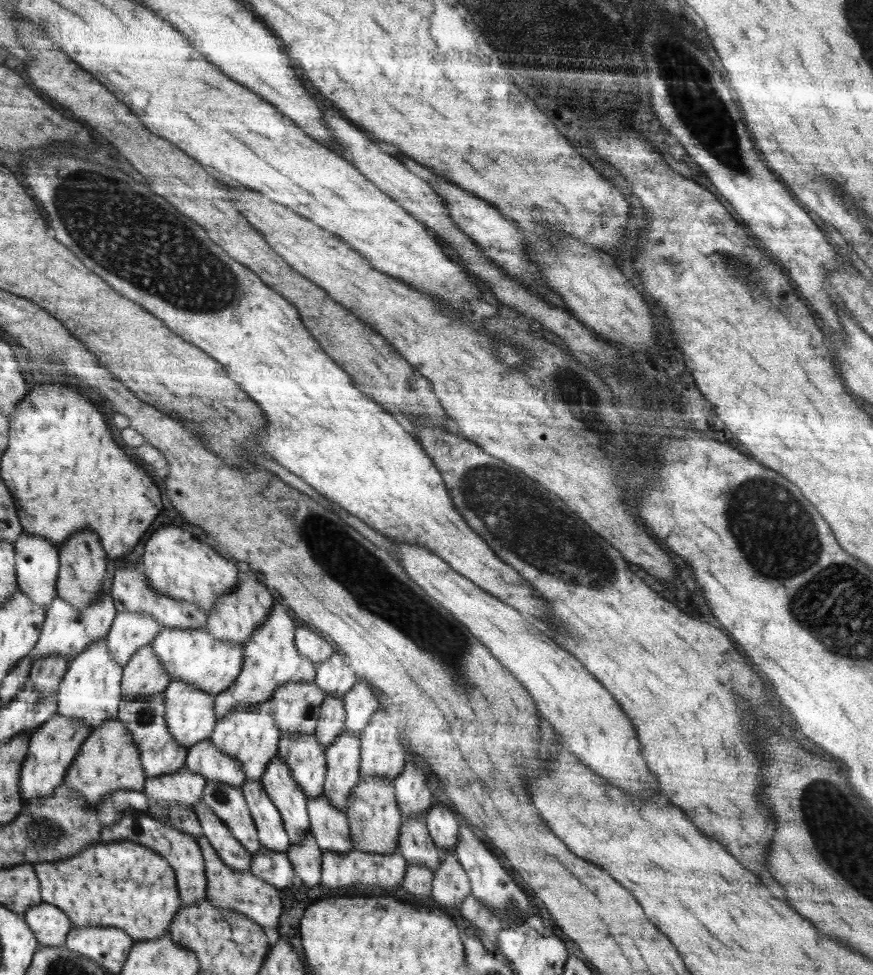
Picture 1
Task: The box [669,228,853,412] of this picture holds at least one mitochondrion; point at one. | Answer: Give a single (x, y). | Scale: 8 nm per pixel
(755, 280)

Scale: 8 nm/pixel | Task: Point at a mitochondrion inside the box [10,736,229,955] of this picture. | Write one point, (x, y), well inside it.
(46, 832)

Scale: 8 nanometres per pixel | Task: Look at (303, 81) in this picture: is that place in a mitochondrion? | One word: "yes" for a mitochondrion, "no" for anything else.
no

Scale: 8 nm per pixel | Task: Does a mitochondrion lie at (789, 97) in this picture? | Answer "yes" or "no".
no

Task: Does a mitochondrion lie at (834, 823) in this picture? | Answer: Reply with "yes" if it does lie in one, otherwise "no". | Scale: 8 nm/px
yes

